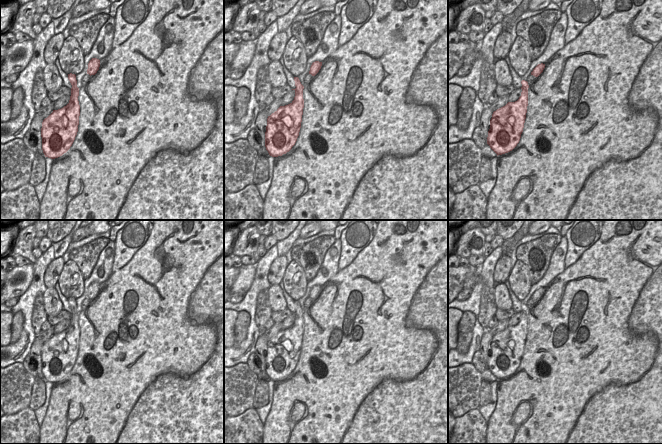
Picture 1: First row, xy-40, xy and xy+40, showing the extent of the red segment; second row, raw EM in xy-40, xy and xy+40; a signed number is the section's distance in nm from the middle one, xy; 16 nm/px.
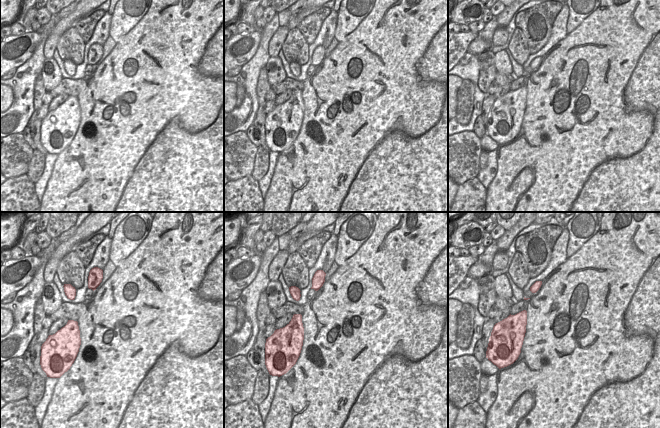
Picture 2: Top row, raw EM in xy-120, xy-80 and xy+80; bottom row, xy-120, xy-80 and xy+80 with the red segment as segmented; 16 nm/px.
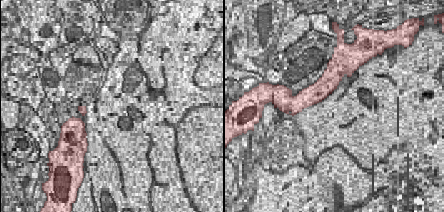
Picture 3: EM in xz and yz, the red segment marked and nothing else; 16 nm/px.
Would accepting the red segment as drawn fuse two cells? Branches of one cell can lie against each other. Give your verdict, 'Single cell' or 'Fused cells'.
Single cell.

